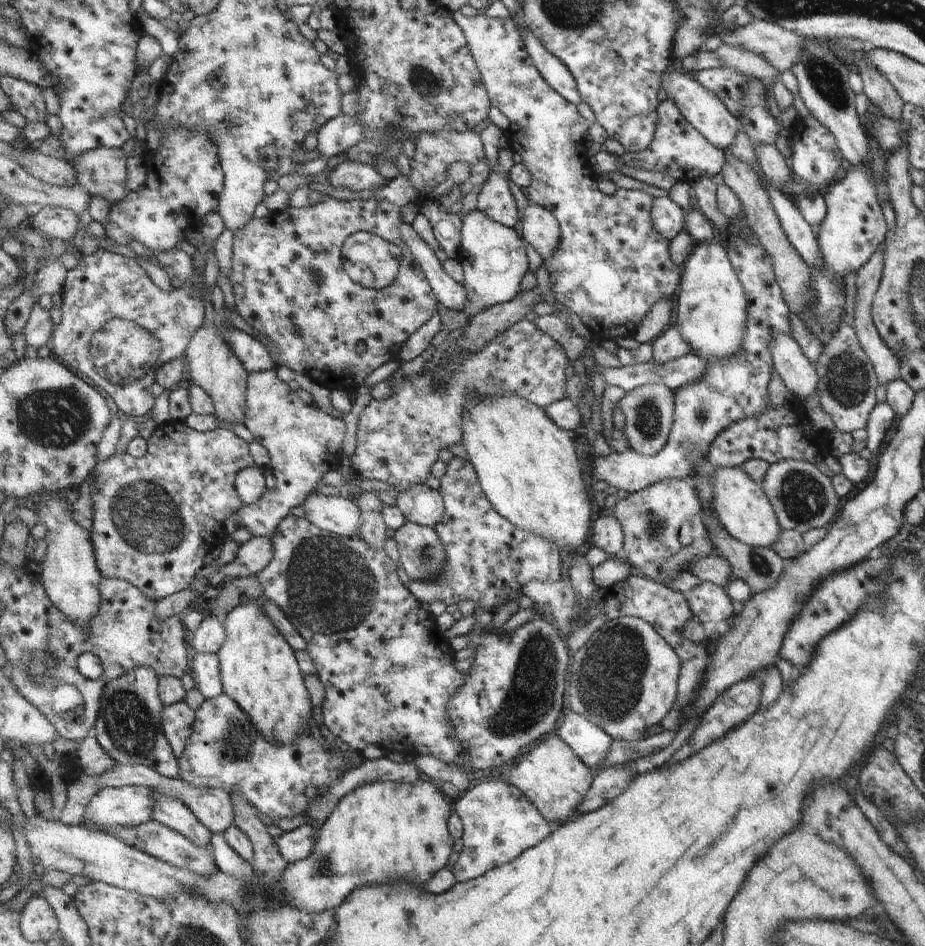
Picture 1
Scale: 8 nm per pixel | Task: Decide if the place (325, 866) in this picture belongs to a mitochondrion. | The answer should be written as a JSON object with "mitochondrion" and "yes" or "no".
{"mitochondrion":"yes"}

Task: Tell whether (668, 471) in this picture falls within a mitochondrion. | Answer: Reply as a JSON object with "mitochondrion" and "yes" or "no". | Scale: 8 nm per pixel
{"mitochondrion":"no"}

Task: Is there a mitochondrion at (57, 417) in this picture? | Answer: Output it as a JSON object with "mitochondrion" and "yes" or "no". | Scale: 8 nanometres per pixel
{"mitochondrion":"yes"}

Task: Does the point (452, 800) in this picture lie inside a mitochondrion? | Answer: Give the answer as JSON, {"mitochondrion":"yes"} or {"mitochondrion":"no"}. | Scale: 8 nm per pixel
{"mitochondrion":"no"}

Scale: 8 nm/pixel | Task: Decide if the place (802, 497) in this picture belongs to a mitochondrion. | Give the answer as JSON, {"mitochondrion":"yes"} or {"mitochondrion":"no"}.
{"mitochondrion":"yes"}

